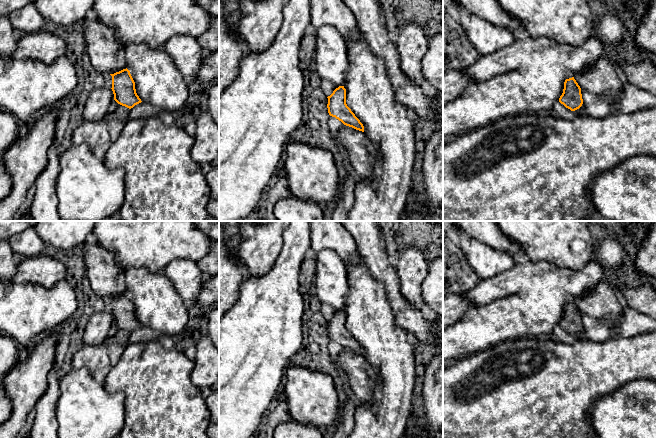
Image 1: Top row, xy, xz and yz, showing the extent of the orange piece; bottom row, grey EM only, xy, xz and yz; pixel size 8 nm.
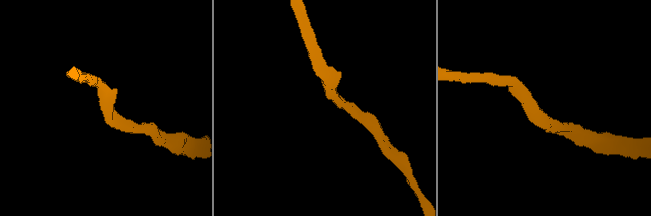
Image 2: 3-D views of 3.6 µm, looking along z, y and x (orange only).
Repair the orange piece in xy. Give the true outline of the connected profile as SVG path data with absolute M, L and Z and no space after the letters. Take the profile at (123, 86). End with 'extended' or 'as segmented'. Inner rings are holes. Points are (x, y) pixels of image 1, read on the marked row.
M127 68L110 75L114 100L118 104L131 109L142 102L136 93L135 82Z; as segmented

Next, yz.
M574 77L565 80L563 93L559 98L559 102L571 111L575 111L582 106L581 88Z; as segmented

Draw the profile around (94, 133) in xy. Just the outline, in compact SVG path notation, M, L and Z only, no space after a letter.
M81 121L72 135L73 145L88 144L92 149L108 146L110 136L105 121Z

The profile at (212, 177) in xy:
M213 166L205 177L210 189L207 210L211 217L219 221L219 166Z

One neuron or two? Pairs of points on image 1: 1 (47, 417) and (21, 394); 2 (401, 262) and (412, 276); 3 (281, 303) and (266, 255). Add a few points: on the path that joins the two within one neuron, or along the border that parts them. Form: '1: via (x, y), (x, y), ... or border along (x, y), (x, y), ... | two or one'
1: border along (47, 386), (33, 408) | two
2: via (404, 265), (411, 273) | one
3: border along (282, 247), (275, 261), (264, 273), (248, 276) | two

